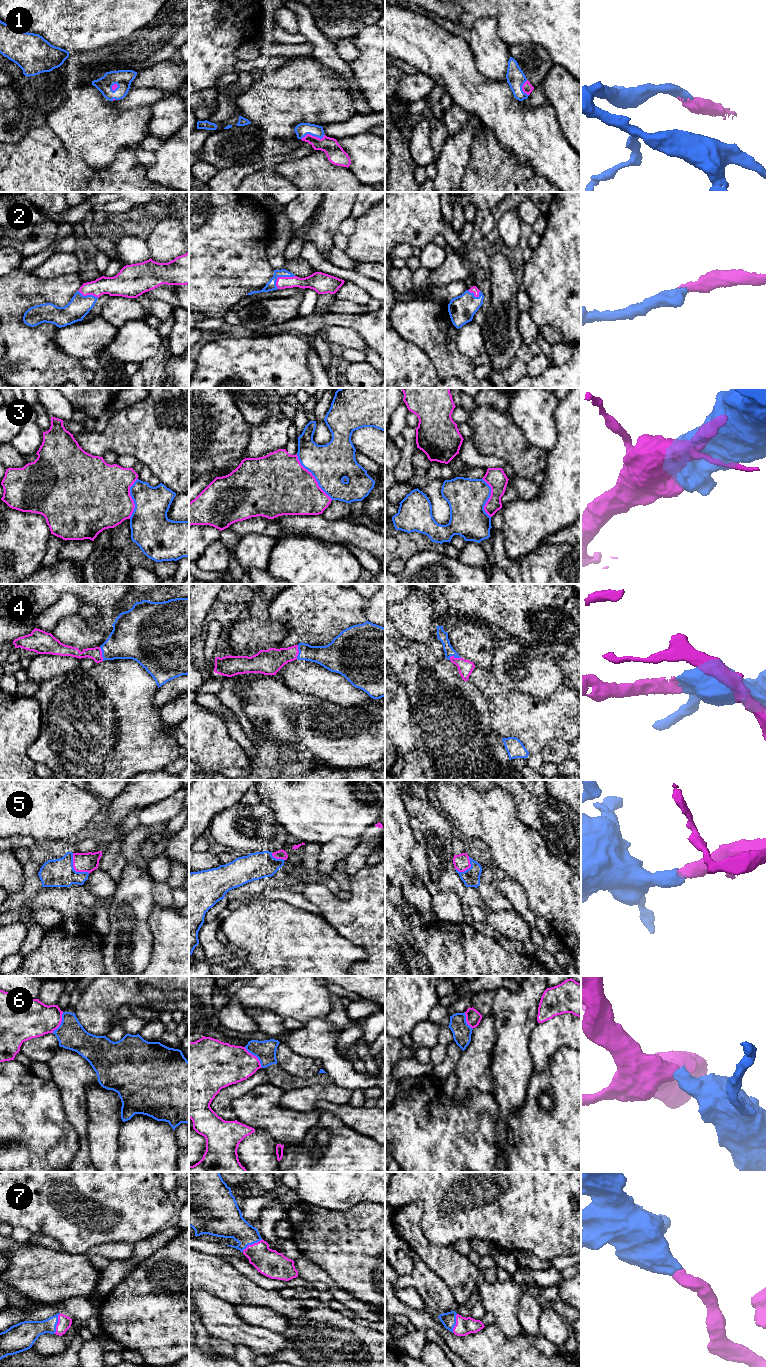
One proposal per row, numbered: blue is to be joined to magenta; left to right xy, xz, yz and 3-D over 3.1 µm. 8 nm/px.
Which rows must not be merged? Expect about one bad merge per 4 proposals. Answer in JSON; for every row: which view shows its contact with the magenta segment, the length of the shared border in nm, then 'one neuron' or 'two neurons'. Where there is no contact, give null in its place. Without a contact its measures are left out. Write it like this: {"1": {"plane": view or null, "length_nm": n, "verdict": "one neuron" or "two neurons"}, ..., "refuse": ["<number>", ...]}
{"1": {"plane": "xz", "length_nm": 200, "verdict": "one neuron"}, "2": {"plane": "xz", "length_nm": 180, "verdict": "one neuron"}, "3": {"plane": "xz", "length_nm": 460, "verdict": "one neuron"}, "4": {"plane": "yz", "length_nm": 100, "verdict": "one neuron"}, "5": {"plane": "xy", "length_nm": 220, "verdict": "one neuron"}, "6": {"plane": "xz", "length_nm": 220, "verdict": "two neurons"}, "7": {"plane": "xz", "length_nm": 190, "verdict": "one neuron"}, "refuse": ["6"]}

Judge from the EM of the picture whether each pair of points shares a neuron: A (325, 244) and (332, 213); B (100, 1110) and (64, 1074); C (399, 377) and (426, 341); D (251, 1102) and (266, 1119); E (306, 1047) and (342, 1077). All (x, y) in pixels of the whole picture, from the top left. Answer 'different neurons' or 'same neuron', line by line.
A: same neuron
B: different neurons
C: different neurons
D: same neuron
E: same neuron

